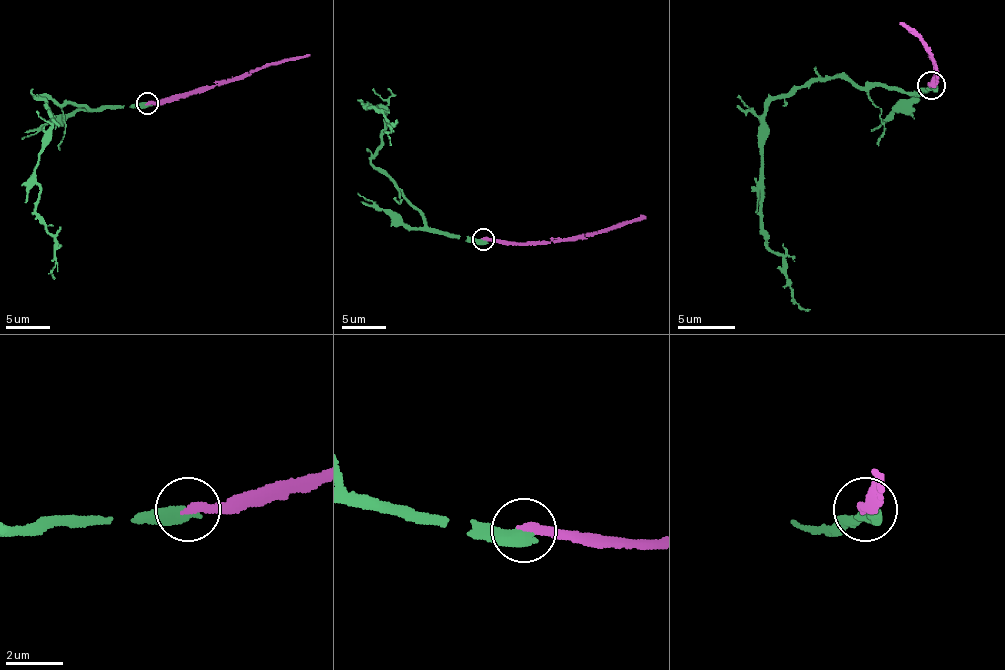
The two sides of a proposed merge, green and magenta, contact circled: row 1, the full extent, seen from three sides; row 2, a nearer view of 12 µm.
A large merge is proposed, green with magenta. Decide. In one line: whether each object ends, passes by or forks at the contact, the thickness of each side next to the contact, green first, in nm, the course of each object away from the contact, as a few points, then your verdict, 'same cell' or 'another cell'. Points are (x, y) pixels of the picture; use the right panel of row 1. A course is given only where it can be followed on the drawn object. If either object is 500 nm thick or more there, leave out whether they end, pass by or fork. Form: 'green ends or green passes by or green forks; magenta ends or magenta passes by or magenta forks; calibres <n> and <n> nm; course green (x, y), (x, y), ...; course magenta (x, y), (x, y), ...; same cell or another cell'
green ends; magenta ends; calibres 480 and 280 nm; course green (930, 86), (922, 92), (813, 77), (765, 112), (762, 231), (782, 257), (793, 300), (810, 308); course magenta (930, 86), (936, 80), (930, 49), (902, 23); another cell

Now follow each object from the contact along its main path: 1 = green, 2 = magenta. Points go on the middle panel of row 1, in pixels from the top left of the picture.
1: (483, 239), (465, 241), (434, 232), (371, 163), (387, 110), (371, 108), (389, 123), (387, 136), (391, 145)
2: (483, 239), (514, 243), (587, 239), (607, 228), (645, 217)

